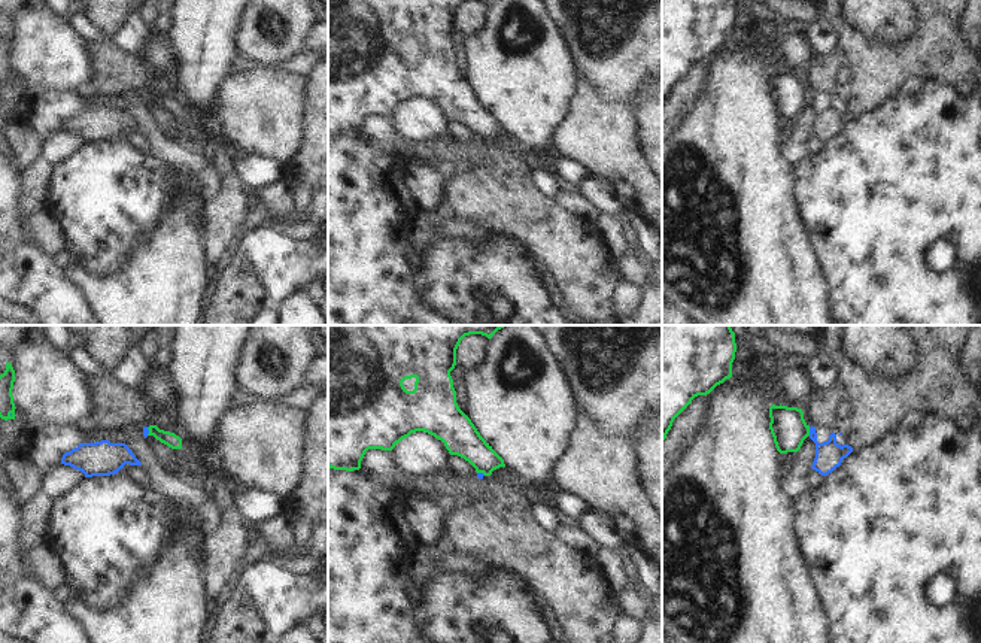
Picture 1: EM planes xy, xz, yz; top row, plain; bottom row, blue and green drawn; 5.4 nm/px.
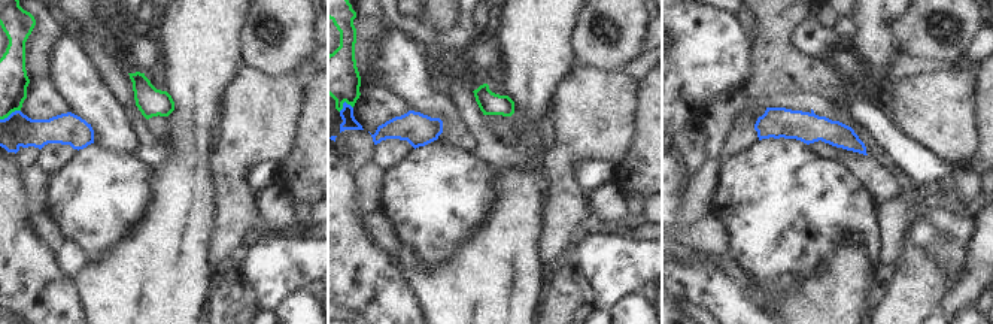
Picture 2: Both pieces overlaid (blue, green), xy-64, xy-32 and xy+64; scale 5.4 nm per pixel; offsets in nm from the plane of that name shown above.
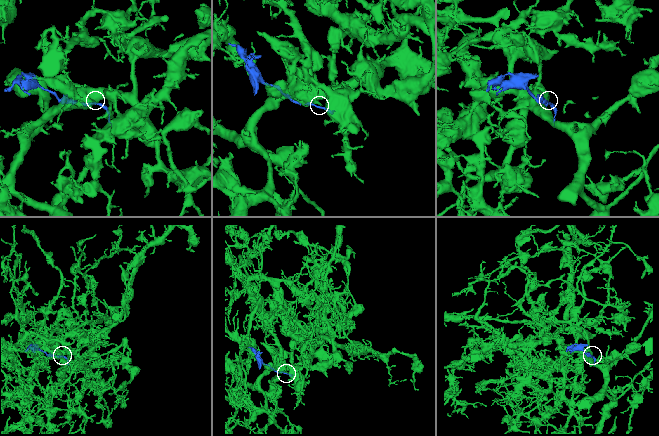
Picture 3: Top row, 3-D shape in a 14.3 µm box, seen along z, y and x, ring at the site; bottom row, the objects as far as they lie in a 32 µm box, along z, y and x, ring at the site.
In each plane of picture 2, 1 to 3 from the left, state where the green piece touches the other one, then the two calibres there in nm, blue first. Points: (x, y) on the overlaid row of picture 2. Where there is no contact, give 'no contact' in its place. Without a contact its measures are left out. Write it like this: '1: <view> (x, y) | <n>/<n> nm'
1: xy-64 (11, 114) | 180/160 nm
2: xy-32 (343, 103) | 80/220 nm
3: no contact

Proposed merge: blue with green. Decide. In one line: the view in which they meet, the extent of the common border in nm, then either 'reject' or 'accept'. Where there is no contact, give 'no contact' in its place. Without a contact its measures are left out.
contact in yz; length 50 nm; reject

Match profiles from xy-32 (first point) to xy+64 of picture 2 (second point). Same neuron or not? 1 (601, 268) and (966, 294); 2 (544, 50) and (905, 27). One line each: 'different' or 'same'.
1: different
2: different

